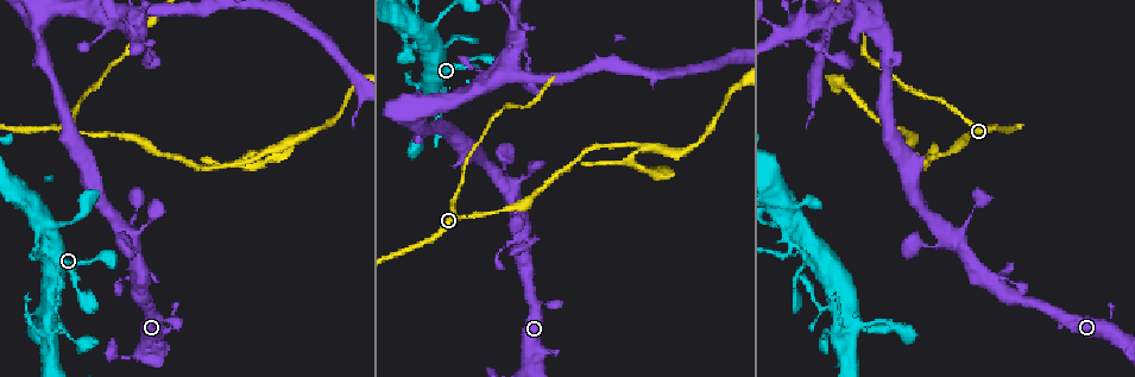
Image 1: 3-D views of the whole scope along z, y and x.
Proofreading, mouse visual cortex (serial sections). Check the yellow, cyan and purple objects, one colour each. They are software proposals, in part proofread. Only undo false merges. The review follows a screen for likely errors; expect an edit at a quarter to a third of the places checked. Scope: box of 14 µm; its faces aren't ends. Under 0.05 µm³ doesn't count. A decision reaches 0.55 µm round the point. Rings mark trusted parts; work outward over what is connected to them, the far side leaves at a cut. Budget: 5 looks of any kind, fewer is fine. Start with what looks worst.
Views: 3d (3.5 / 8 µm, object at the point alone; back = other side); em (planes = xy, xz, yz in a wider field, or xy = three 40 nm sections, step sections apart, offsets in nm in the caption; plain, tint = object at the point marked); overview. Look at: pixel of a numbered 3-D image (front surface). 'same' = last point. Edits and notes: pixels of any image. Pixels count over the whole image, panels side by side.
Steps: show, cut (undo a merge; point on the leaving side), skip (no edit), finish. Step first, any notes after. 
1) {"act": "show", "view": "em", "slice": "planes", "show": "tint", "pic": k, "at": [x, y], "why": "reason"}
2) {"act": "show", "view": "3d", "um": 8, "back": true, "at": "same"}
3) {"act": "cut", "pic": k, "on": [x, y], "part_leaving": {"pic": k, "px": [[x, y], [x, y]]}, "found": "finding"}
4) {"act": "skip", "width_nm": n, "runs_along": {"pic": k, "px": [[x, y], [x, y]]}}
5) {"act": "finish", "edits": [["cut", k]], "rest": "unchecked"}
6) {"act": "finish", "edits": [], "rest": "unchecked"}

{"act": "show", "view": "3d", "um": 8, "back": true, "pic": 1, "at": [263, 153], "why": "thin neck"}

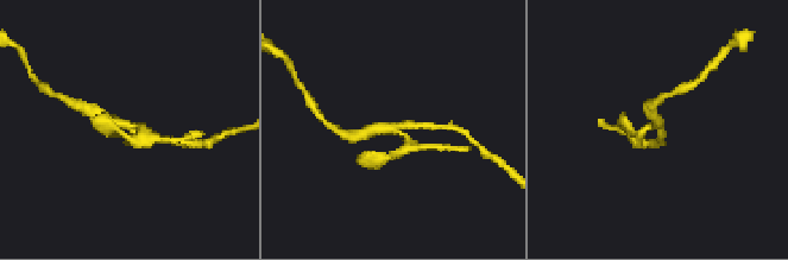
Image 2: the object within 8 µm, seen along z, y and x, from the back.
{"act": "show", "view": "3d", "um": 3.5, "pic": 2, "at": [129, 129], "why": "closer look"}

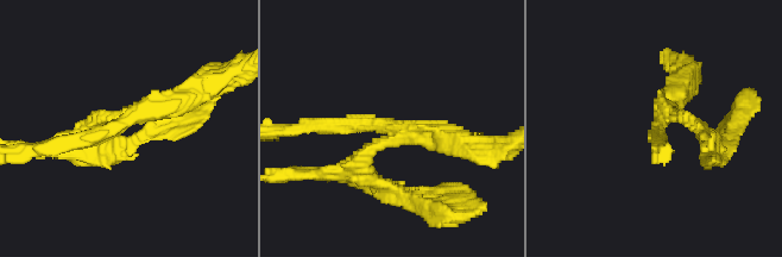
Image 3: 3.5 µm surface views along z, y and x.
{"act": "cut", "pic": 3, "on": [352, 167], "arms": 3, "part_leaving": {"pic": 3, "px": [[382, 140], [363, 170], [414, 198]]}, "found": "a second cell is stuck on"}

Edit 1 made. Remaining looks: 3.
{"act": "show", "view": "3d", "um": 3.5, "pic": 1, "at": [428, 30], "why": "abrupt turn"}

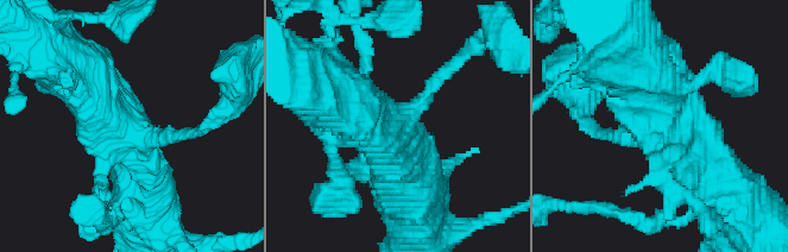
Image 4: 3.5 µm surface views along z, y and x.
{"act": "show", "view": "em", "slice": "planes", "show": "tint", "pic": 4, "at": [400, 127]}

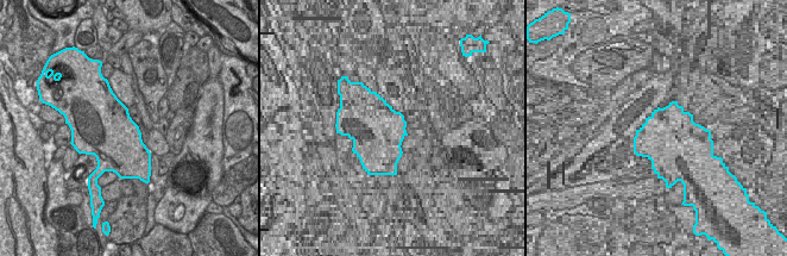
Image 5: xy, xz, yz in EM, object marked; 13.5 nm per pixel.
{"act": "show", "view": "em", "slice": "xy", "step": 5, "show": "tint", "at": "same"}

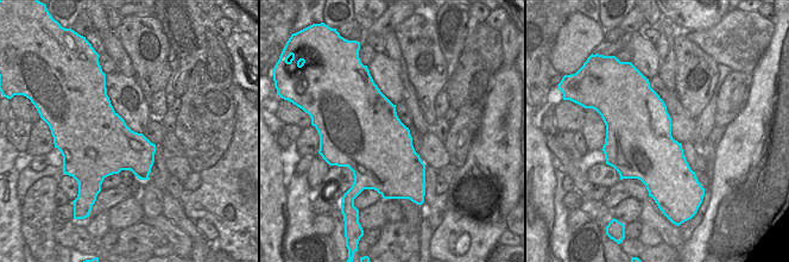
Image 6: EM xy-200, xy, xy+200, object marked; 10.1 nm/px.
{"act": "skip", "width_nm": 750, "runs_along": {"pic": 4, "px": [[729, 189], [647, 87], [641, 71]]}, "found": "one cell here"}

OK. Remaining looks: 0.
{"act": "finish", "edits": [["cut", 3]], "rest": "unchecked"}

